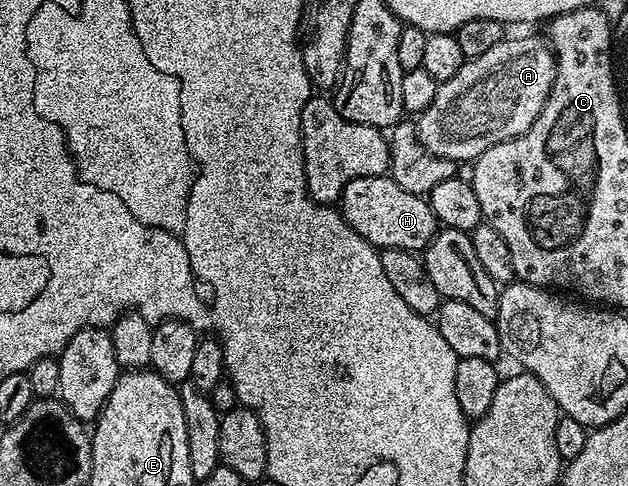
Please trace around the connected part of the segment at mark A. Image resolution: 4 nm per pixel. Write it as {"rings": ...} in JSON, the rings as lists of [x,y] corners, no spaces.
{"rings":[[[521,35],[518,39],[503,38],[499,45],[483,53],[483,57],[466,59],[451,81],[438,83],[435,101],[431,101],[431,105],[427,105],[427,109],[423,109],[415,119],[419,141],[427,151],[439,157],[454,161],[478,159],[483,152],[491,149],[491,145],[499,145],[499,141],[514,139],[531,129],[551,93],[556,76],[557,58],[544,38],[536,39],[533,35]]]}

